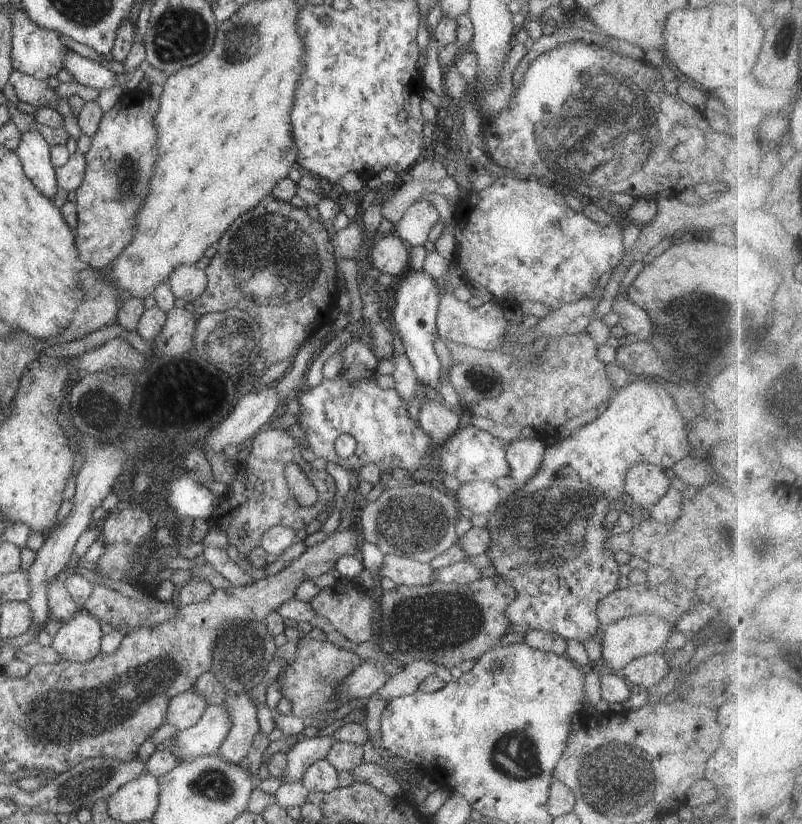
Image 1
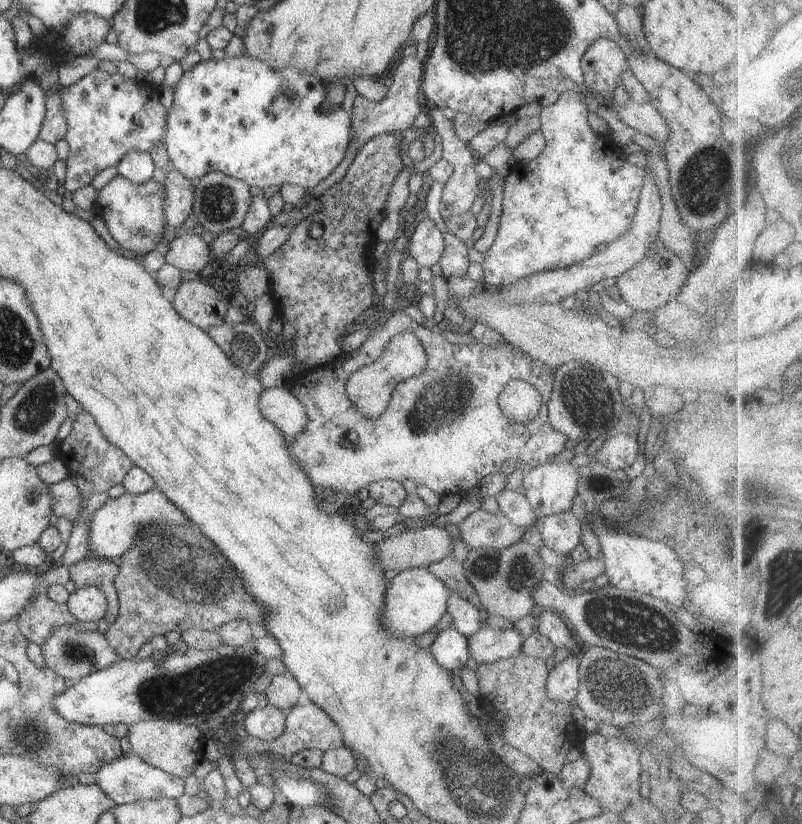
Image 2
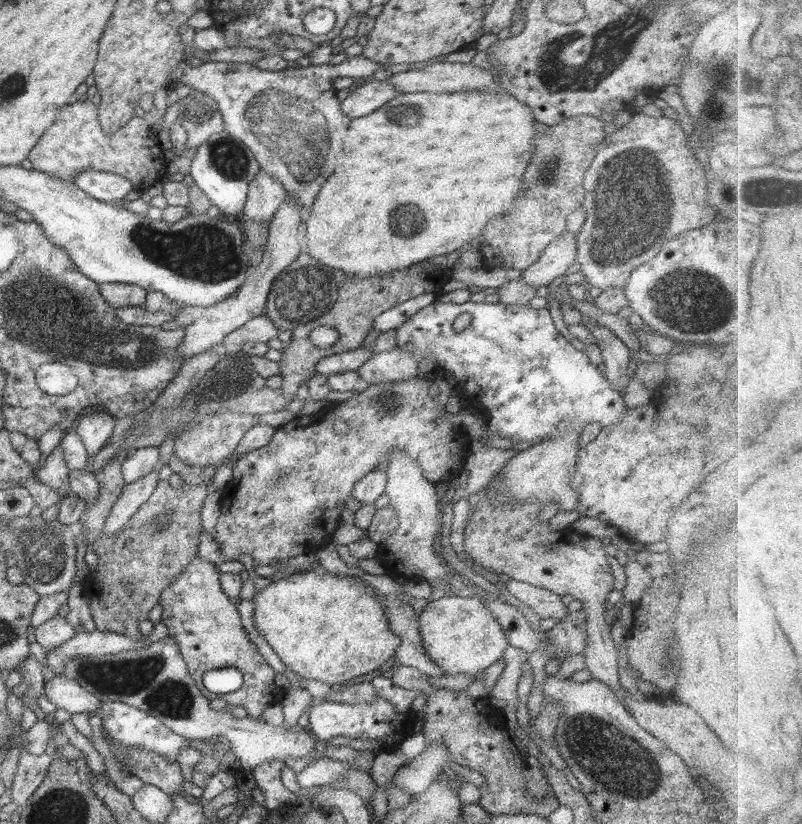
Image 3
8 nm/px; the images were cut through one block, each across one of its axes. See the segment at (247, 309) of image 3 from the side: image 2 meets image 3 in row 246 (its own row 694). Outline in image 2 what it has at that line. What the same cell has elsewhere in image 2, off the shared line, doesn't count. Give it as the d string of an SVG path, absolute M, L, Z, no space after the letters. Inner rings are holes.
M288 671L275 675L264 692L269 704L284 713L301 703L301 693L304 693L301 686L294 675Z

